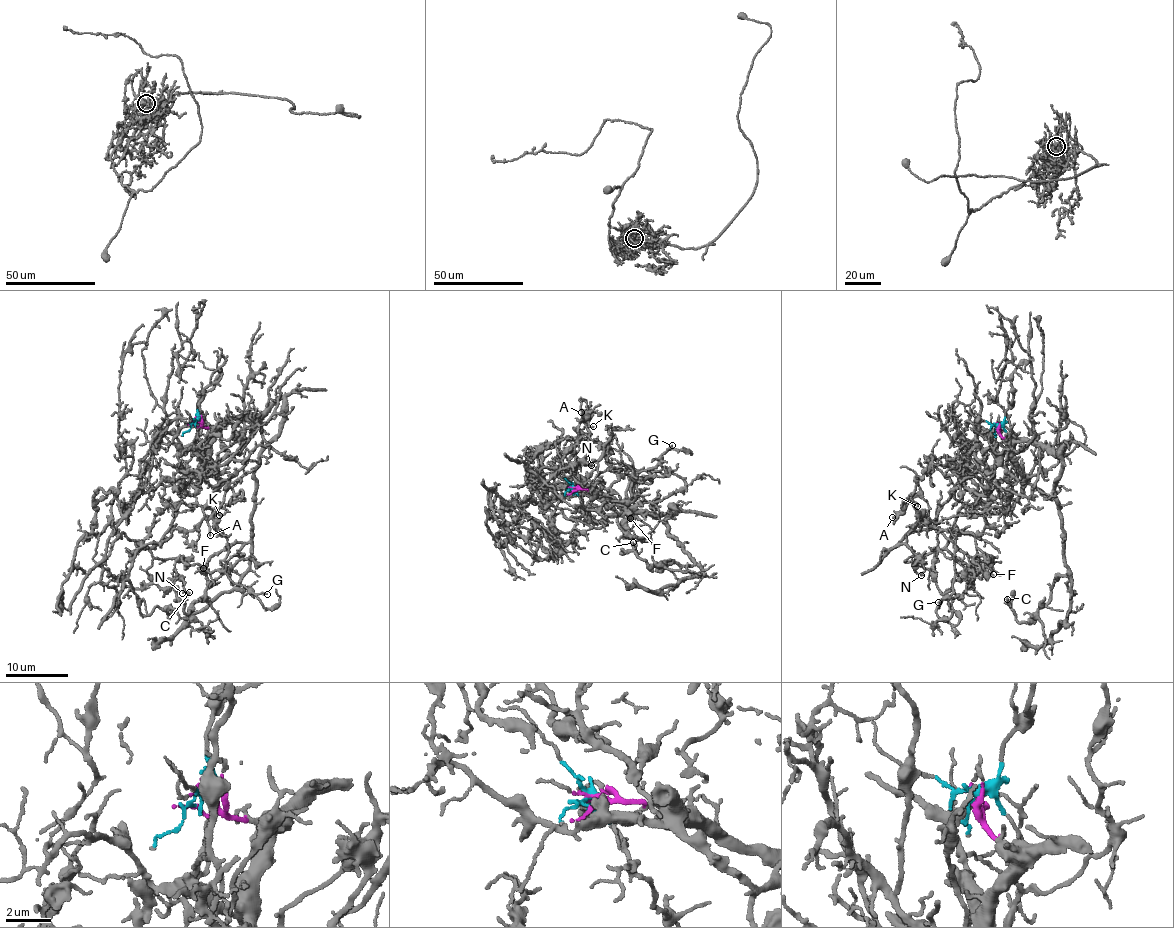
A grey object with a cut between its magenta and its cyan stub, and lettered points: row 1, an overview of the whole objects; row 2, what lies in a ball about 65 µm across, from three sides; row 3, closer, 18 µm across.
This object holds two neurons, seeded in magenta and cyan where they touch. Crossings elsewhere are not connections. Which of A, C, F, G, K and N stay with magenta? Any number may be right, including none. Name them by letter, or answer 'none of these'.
C

